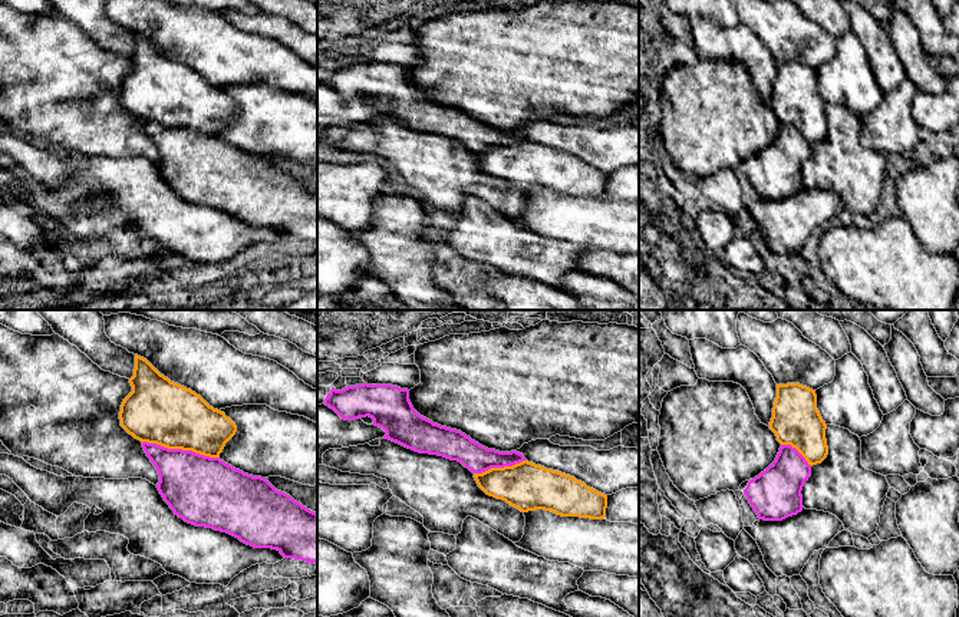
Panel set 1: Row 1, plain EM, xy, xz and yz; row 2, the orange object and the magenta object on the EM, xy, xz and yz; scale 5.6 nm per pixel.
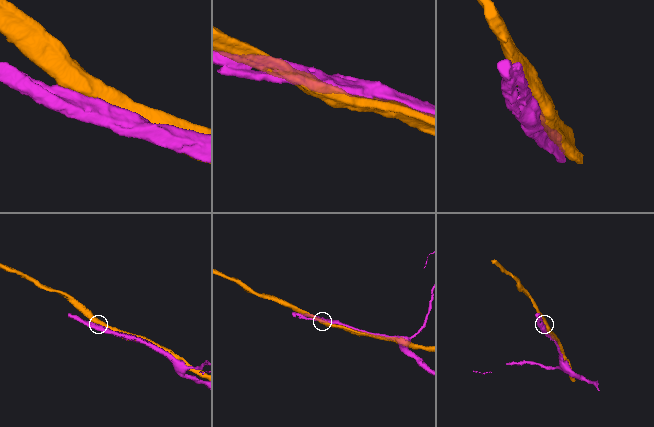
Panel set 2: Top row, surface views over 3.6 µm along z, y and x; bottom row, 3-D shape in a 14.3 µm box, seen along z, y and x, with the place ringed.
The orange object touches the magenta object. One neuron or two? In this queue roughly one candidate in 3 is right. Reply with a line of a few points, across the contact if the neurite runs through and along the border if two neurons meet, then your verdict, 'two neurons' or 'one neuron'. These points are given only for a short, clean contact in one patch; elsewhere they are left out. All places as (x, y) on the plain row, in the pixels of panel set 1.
two neurons

